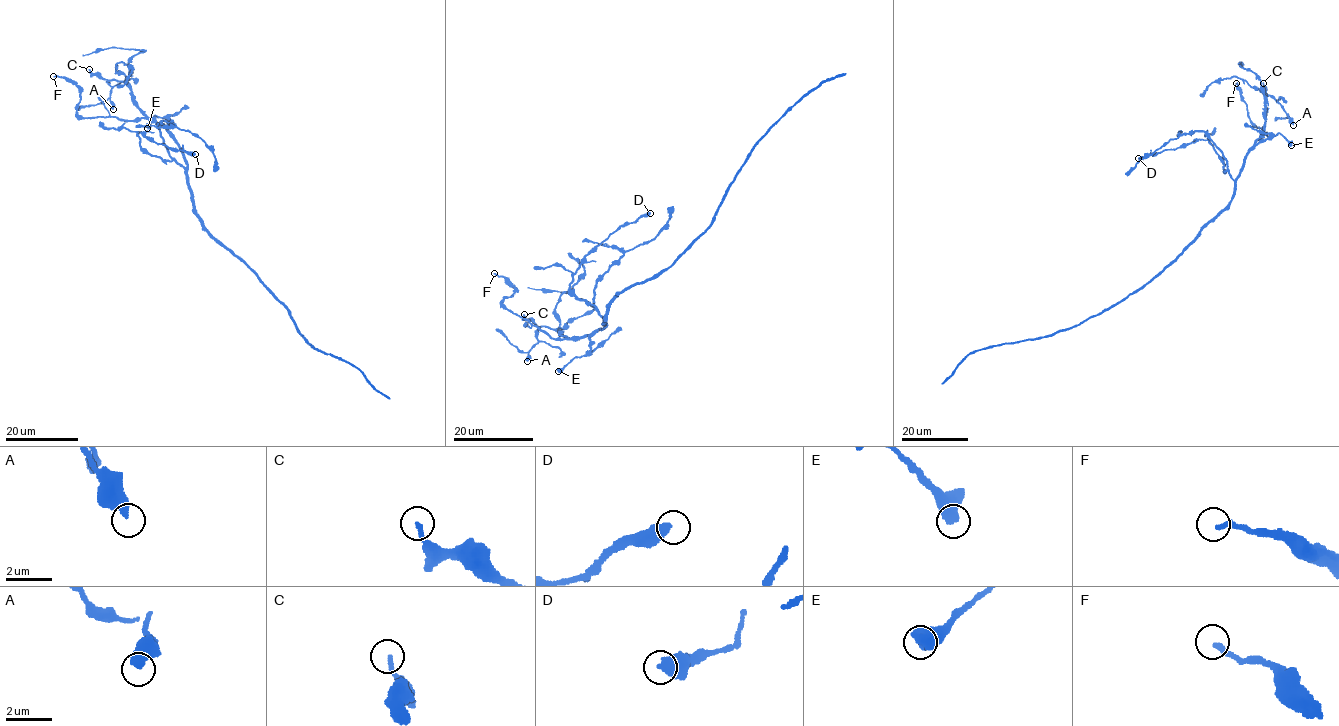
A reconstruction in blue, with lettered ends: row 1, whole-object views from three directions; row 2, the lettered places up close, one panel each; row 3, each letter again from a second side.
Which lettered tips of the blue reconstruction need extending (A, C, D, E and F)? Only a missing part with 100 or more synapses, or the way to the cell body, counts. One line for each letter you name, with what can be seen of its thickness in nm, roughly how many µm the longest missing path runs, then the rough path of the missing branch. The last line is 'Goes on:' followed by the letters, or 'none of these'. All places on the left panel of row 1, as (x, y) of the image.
Goes on: none of these

